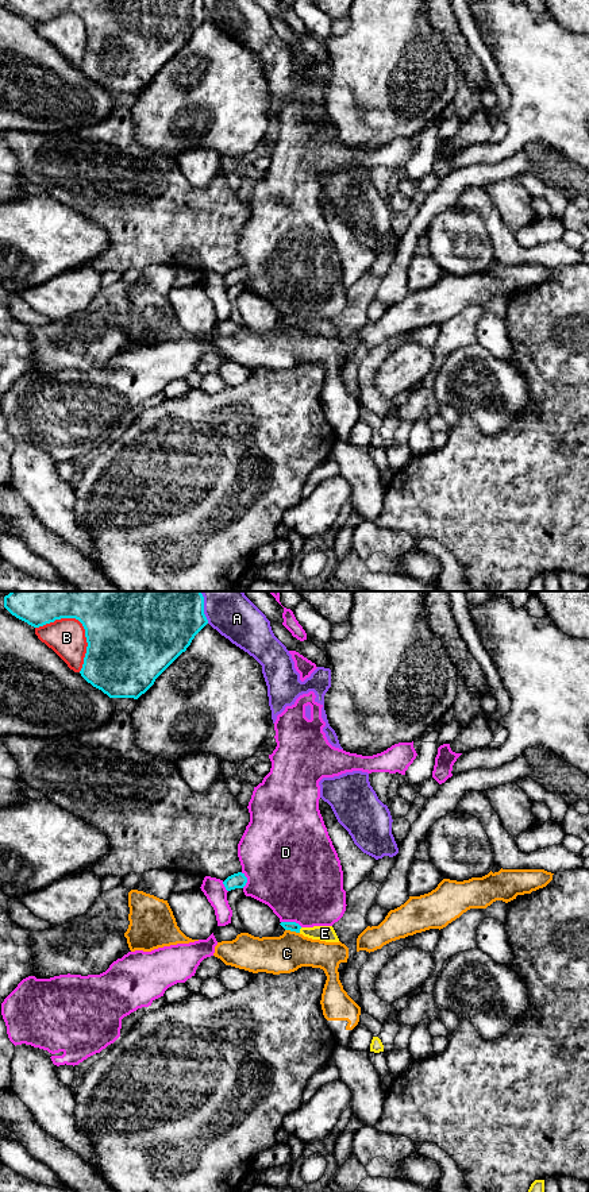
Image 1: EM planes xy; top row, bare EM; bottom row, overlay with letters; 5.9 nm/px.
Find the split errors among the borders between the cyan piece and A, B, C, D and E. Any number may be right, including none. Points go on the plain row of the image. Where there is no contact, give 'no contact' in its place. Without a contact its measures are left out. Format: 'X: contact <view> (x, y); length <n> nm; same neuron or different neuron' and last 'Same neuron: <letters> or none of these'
A: contact xy (204, 10); length 120 nm; different neuron
B: contact xy (83, 20); length 380 nm; different neuron
C: contact xy (292, 326); length 90 nm; different neuron
D: contact xy (292, 317); length 130 nm; different neuron
E: contact xy (299, 326); length 40 nm; same neuron
Same neuron: E

